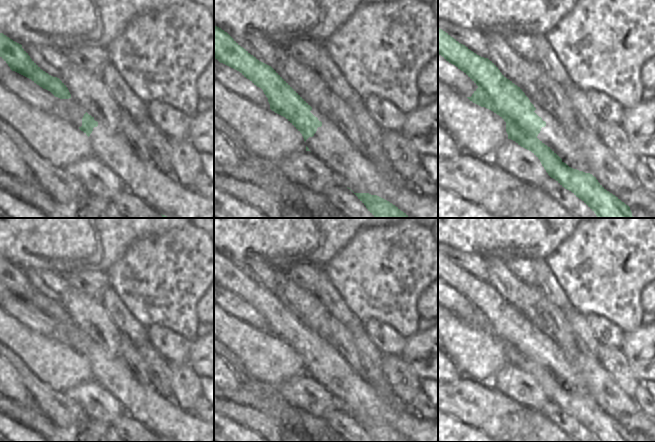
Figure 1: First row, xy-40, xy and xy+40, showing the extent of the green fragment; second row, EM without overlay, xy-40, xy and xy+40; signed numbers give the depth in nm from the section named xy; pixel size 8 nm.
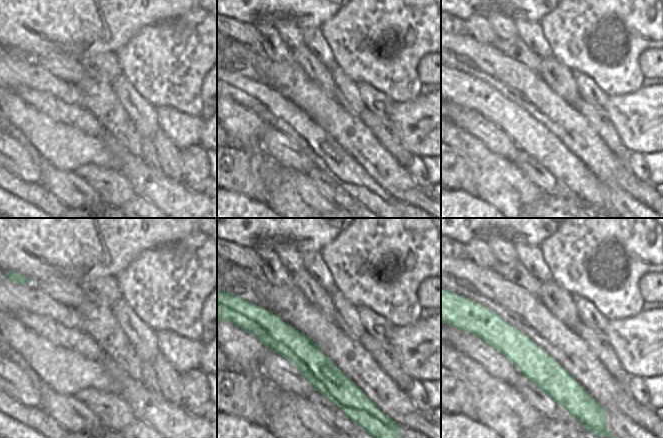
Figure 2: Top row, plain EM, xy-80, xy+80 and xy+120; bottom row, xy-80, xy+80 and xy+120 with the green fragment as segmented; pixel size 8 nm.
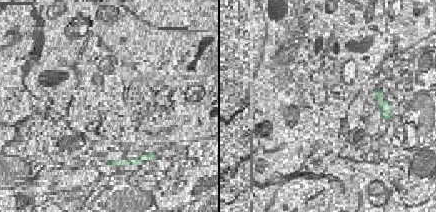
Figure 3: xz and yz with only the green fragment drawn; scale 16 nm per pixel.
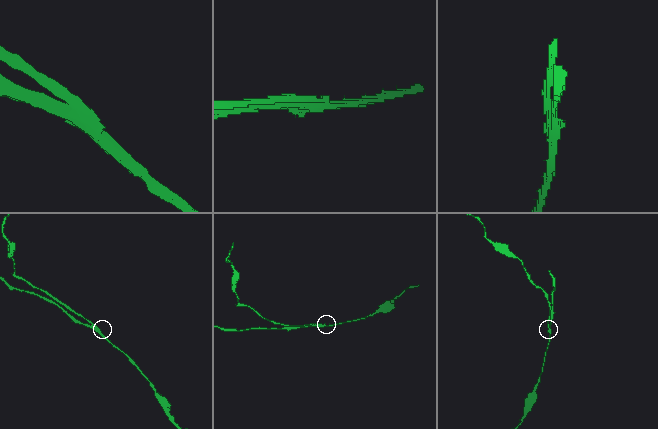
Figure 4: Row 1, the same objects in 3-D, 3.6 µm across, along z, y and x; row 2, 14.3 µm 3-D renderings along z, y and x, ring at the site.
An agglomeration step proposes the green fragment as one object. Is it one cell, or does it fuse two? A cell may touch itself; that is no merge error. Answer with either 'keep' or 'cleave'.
cleave

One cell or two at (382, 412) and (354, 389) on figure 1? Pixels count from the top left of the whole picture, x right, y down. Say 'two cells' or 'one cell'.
one cell

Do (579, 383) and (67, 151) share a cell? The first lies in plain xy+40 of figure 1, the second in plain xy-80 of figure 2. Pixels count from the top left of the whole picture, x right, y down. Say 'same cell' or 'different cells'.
different cells

